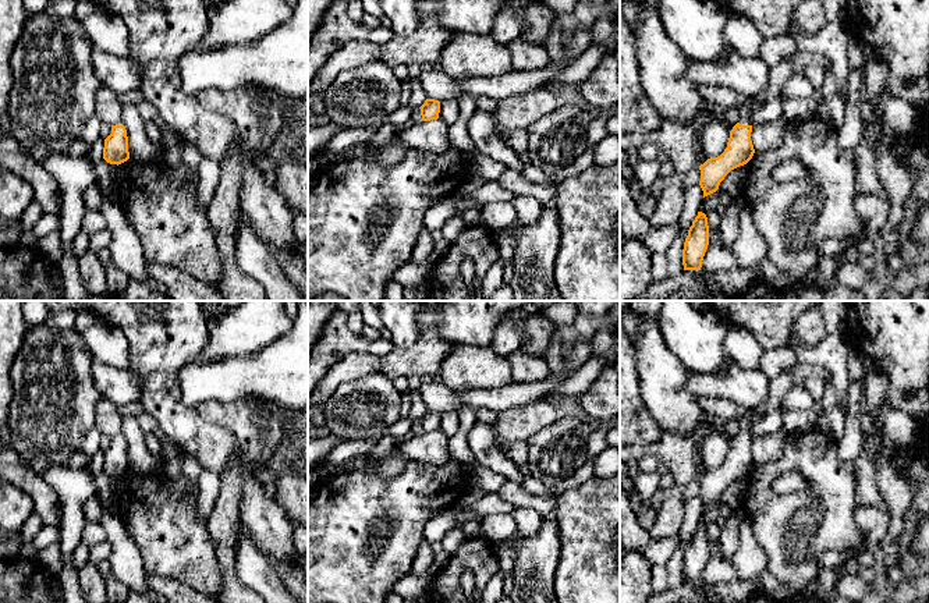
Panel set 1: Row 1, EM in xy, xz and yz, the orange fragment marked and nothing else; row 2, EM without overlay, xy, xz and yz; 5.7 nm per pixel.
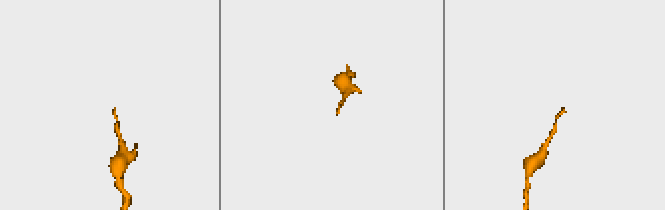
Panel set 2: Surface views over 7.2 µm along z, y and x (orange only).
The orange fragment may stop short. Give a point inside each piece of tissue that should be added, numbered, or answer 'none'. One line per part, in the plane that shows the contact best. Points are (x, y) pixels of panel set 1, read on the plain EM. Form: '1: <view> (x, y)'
1: yz (751, 415)

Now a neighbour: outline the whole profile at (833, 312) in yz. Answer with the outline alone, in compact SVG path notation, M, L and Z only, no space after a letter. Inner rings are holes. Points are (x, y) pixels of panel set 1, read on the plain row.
M819 301L827 334L844 333L847 301Z

